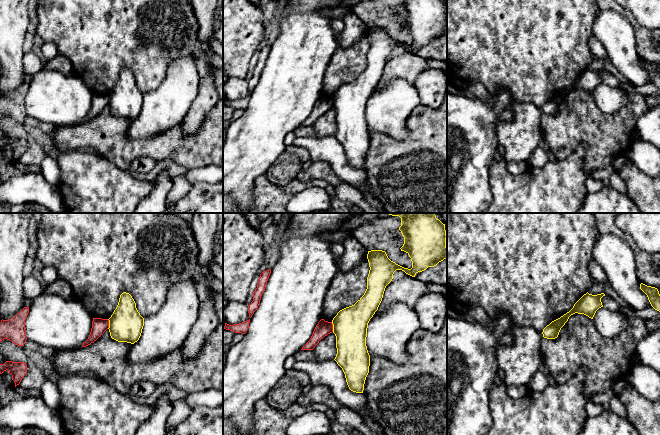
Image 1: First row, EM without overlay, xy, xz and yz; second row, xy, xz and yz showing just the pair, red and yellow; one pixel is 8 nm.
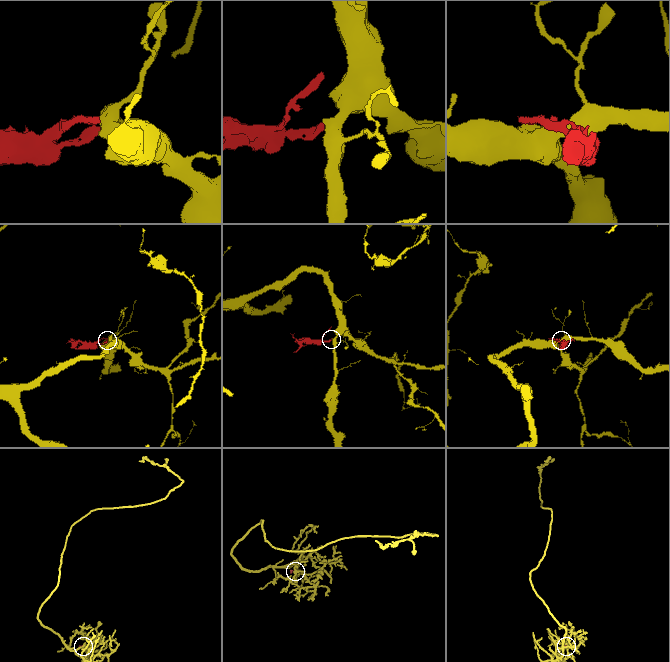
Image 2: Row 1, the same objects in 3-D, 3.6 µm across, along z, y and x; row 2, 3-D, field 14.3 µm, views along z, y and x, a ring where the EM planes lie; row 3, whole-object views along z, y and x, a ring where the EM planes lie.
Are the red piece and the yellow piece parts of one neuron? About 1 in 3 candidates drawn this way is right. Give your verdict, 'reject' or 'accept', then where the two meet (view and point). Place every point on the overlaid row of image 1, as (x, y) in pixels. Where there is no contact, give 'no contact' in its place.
reject; contact xy (108, 324)

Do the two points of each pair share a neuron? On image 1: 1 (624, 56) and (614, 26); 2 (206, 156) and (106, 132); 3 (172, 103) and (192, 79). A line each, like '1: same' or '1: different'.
1: same
2: same
3: same

